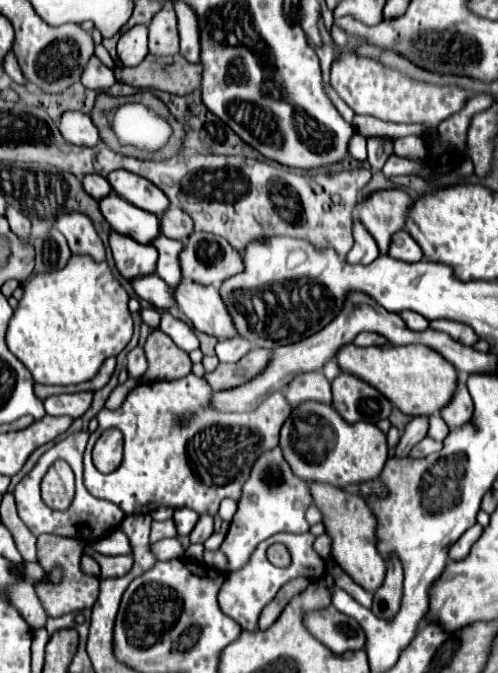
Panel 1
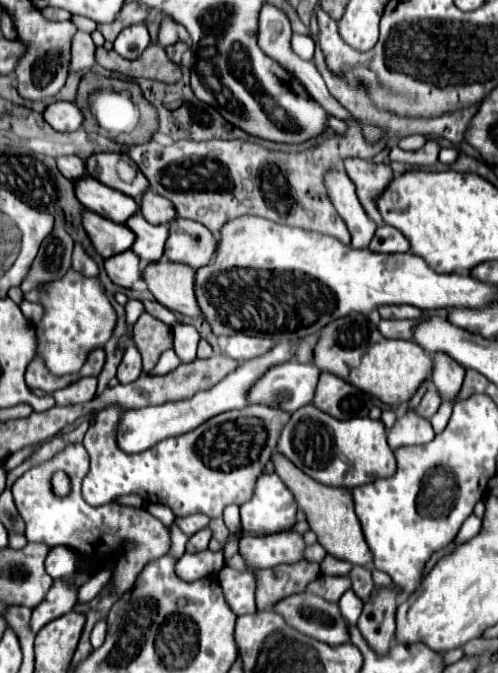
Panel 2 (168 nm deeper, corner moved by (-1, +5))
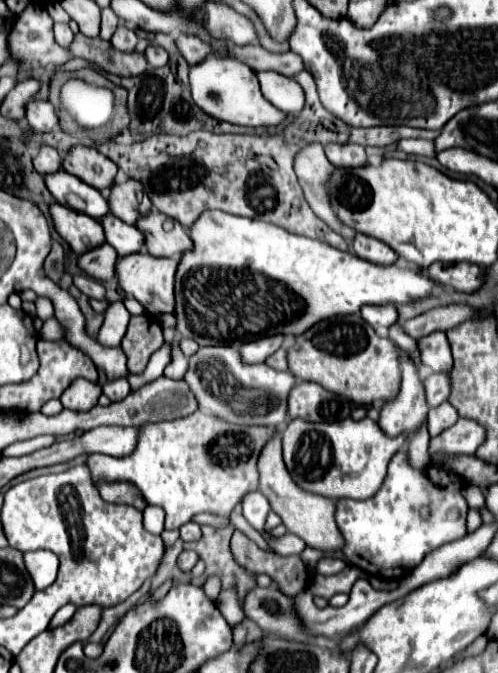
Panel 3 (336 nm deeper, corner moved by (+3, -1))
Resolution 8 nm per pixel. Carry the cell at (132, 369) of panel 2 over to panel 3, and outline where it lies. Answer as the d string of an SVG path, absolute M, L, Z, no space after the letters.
M120 377L120 379L114 379L114 381L108 381L104 387L102 387L104 395L108 395L110 401L116 401L116 399L124 399L124 395L130 393L130 383L128 383L128 377Z

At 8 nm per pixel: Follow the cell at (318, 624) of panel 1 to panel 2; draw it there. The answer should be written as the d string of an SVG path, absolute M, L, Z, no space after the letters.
M308 591L296 593L284 597L284 601L272 605L272 609L278 611L290 627L312 639L320 639L328 645L342 645L348 641L346 621L340 615L338 605L318 595Z

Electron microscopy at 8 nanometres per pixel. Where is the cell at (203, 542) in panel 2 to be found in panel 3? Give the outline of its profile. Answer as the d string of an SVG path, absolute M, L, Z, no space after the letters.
M182 551L180 557L178 557L178 567L184 573L190 573L190 569L196 565L196 561L198 561L198 553L196 551Z

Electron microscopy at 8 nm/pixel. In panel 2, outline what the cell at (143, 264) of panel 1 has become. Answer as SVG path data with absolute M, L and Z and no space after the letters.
M92 211L82 213L82 227L88 233L96 253L102 257L112 257L120 251L126 251L134 243L134 233L128 227L116 225L114 221L108 221Z

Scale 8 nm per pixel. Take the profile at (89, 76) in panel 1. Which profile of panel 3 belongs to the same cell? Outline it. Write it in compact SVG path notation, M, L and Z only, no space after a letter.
M56 23L56 25L54 25L54 35L56 35L56 43L58 43L60 47L64 47L66 51L70 51L70 45L72 45L72 41L74 41L72 29L70 29L68 25L64 25L64 23Z

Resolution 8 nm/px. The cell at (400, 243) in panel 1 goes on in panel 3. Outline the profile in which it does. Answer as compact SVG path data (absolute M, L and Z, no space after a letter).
M364 233L356 235L354 251L362 259L370 259L370 263L380 263L380 265L396 263L396 259L398 259L398 255L396 255L396 251L392 251L392 247L388 247L384 241L364 235Z

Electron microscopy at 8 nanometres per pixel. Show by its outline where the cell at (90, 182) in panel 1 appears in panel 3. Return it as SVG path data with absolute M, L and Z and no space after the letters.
M46 145L40 147L40 155L34 159L34 163L36 163L36 171L40 171L42 175L56 173L58 169L62 169L62 157L58 155L56 149Z

